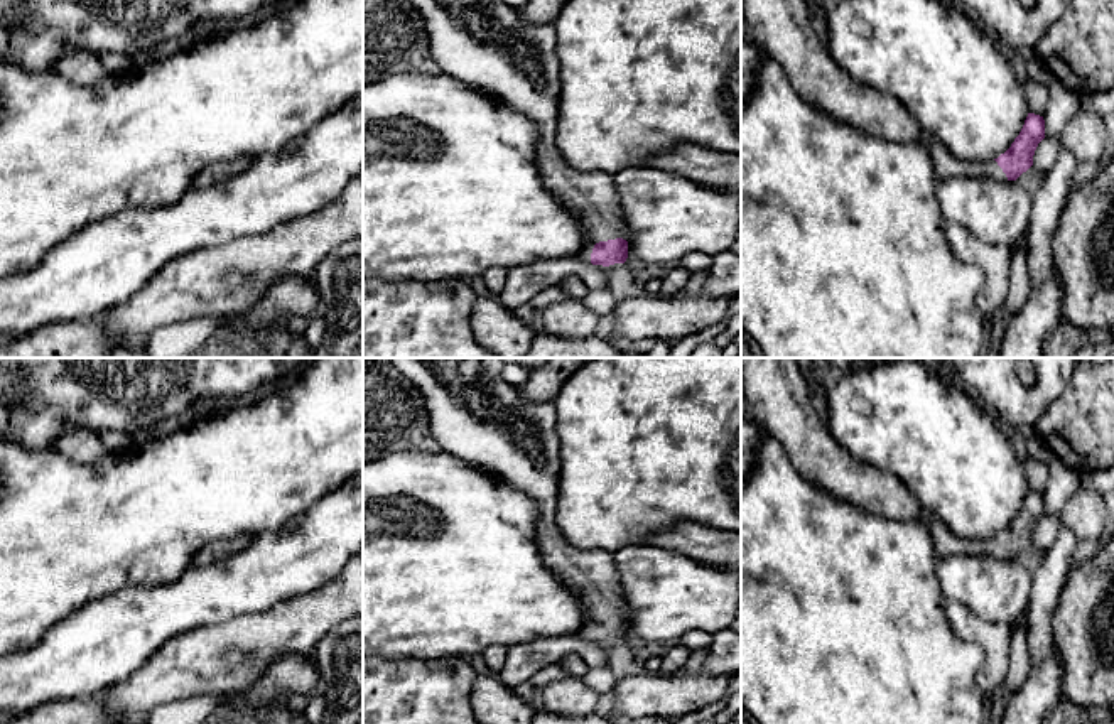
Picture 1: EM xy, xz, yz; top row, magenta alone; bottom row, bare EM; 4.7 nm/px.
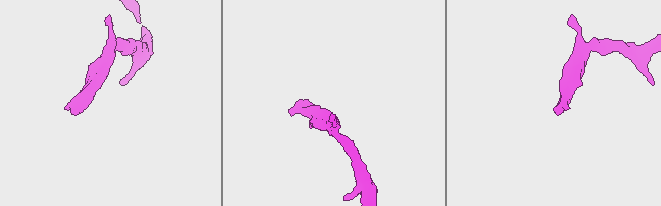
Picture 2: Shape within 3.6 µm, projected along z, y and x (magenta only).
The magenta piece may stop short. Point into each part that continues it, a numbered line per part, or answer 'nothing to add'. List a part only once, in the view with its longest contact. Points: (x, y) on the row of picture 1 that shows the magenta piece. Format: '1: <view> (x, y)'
1: xz (488, 44)

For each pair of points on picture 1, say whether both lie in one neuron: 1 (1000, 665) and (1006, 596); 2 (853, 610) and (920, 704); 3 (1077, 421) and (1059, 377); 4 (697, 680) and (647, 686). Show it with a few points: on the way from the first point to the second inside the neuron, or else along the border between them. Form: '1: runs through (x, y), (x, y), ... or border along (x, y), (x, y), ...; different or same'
1: border along (966, 608), (981, 618), (1010, 626); different
2: runs through (853, 633), (897, 680); same
3: border along (1072, 375), (1067, 387), (1038, 419); different
4: runs through (686, 686), (659, 686); same

